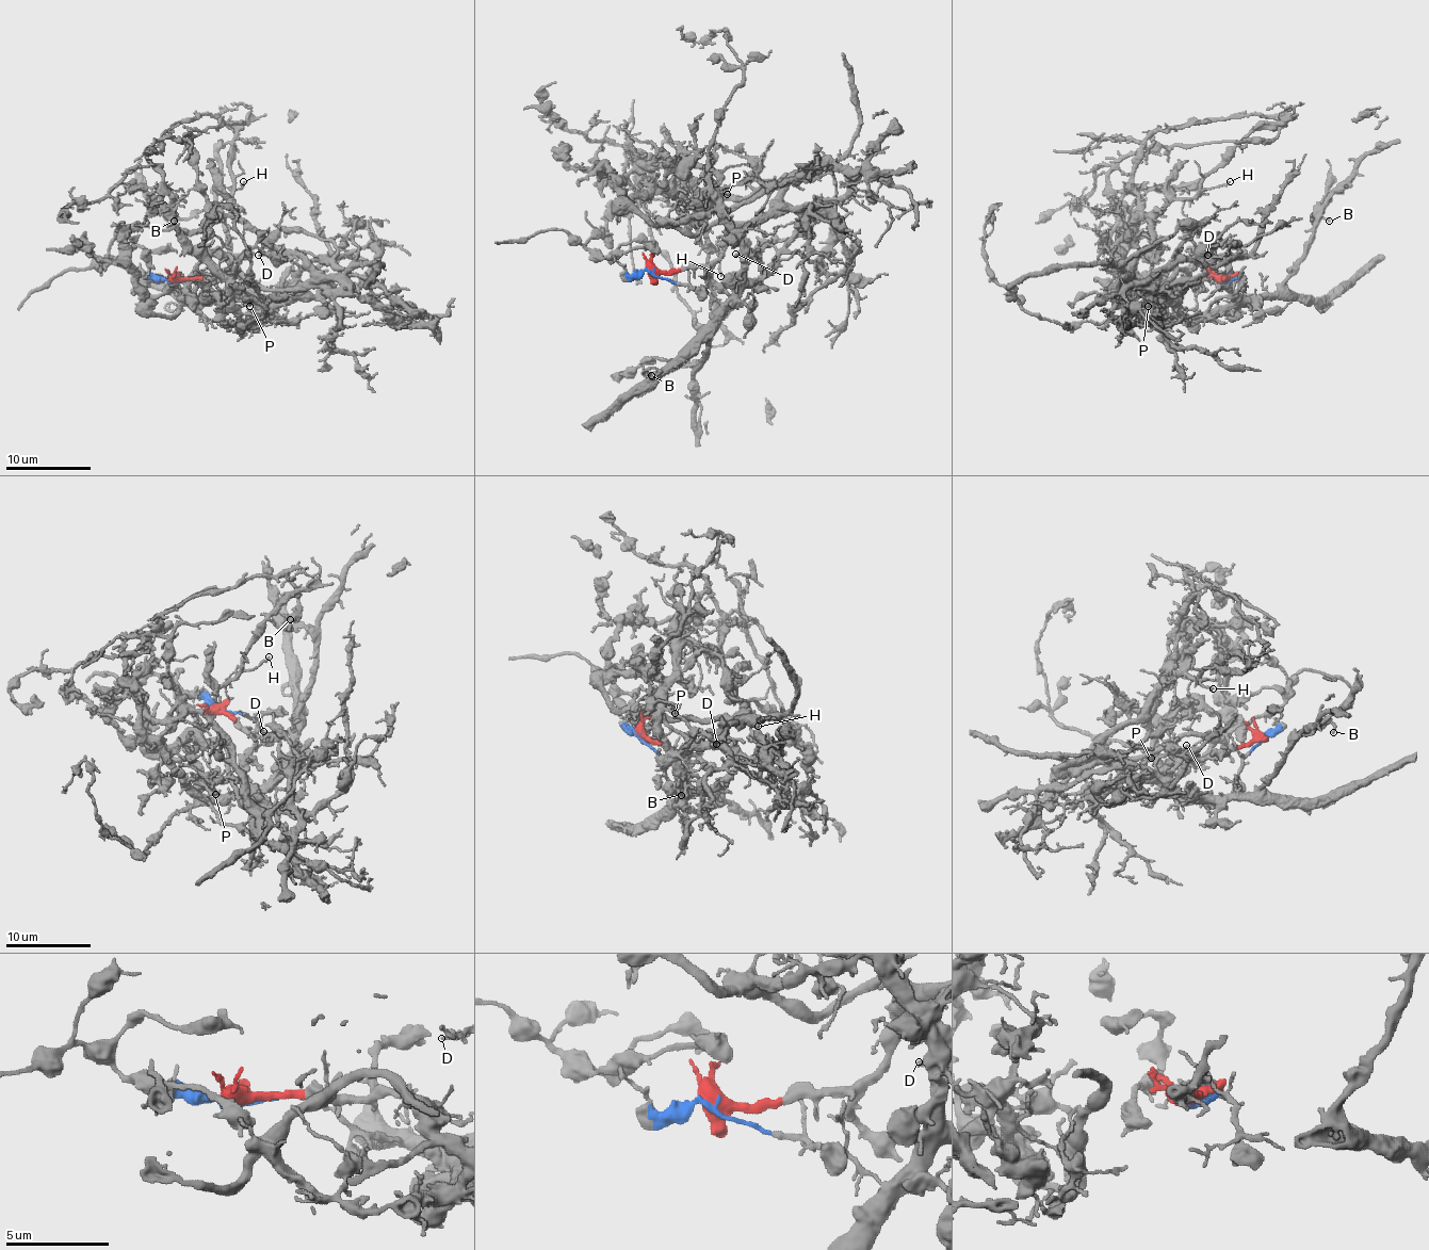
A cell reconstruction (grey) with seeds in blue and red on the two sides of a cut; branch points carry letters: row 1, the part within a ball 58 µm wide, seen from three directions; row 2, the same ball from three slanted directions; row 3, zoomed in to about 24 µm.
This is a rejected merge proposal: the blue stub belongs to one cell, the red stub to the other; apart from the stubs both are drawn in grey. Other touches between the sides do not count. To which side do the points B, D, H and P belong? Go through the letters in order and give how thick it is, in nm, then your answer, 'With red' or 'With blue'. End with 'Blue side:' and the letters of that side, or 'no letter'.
B: Thickness 120 nm. With blue
D: Thickness 140 nm. With blue
H: Thickness 180 nm. With red
P: Thickness 140 nm. With red
Blue side: B, D

